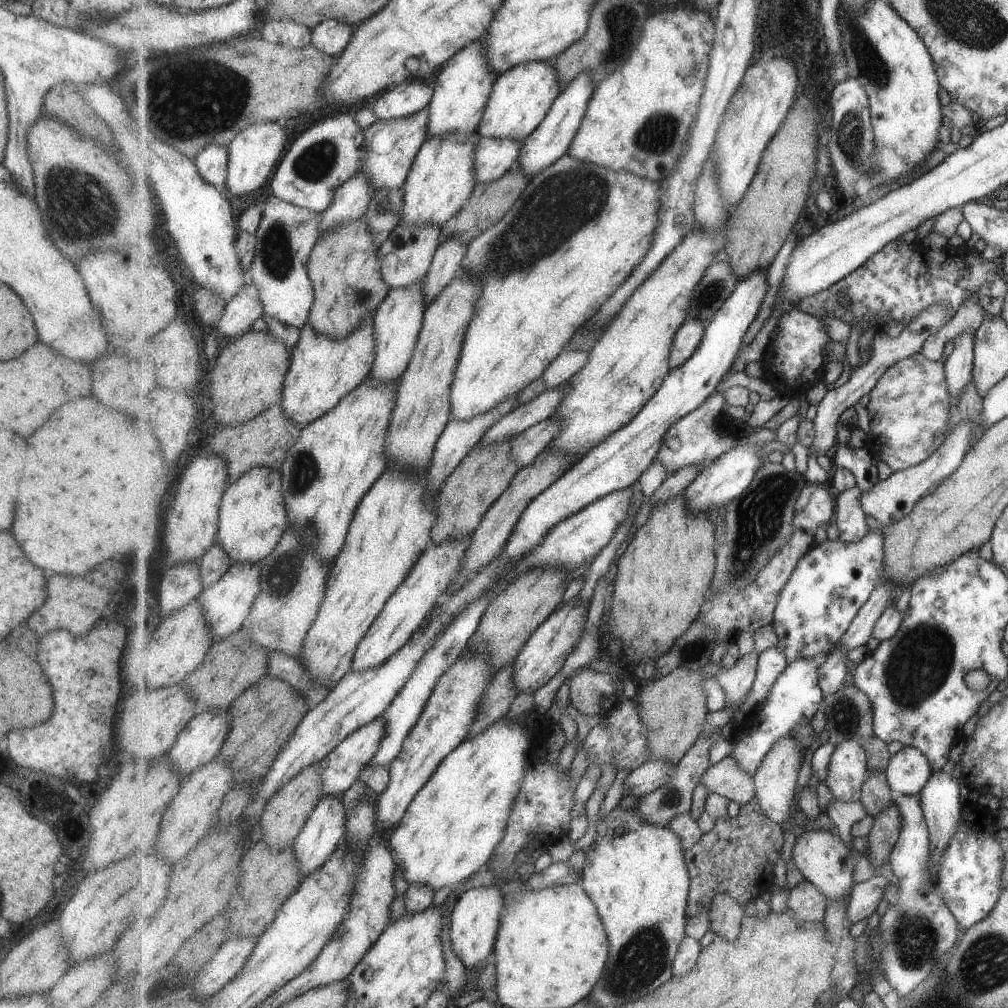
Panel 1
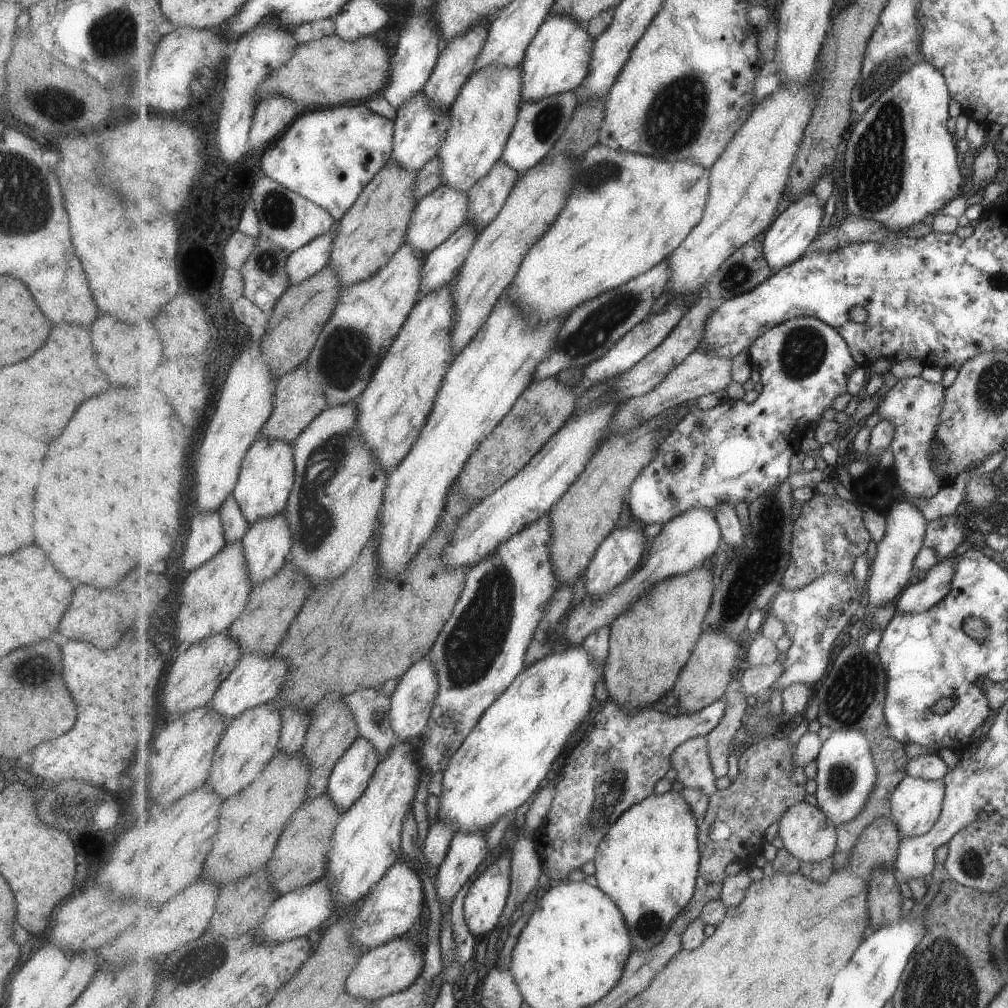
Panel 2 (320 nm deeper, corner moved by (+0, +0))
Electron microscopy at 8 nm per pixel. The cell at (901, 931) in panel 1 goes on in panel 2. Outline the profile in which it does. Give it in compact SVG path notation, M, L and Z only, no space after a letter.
M907 775L892 794L892 816L902 834L918 837L928 833L941 816L946 791L943 779L929 780Z

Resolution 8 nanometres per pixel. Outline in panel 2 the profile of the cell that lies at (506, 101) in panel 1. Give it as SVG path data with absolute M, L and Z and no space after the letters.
M550 14L537 36L531 41L522 65L524 66L523 103L545 97L575 91L588 77L595 50L596 39L587 25L581 24L571 15Z

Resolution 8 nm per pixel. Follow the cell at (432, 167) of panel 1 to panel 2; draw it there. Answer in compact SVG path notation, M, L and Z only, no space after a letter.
M489 65L475 71L451 106L452 121L437 157L442 164L442 185L469 192L502 159L516 128L522 107L524 66Z

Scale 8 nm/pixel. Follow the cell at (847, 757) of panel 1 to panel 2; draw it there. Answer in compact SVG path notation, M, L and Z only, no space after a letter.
M857 730L832 731L830 737L824 740L816 764L817 806L836 823L837 827L851 822L864 811L877 782L878 768L870 740L864 732Z

